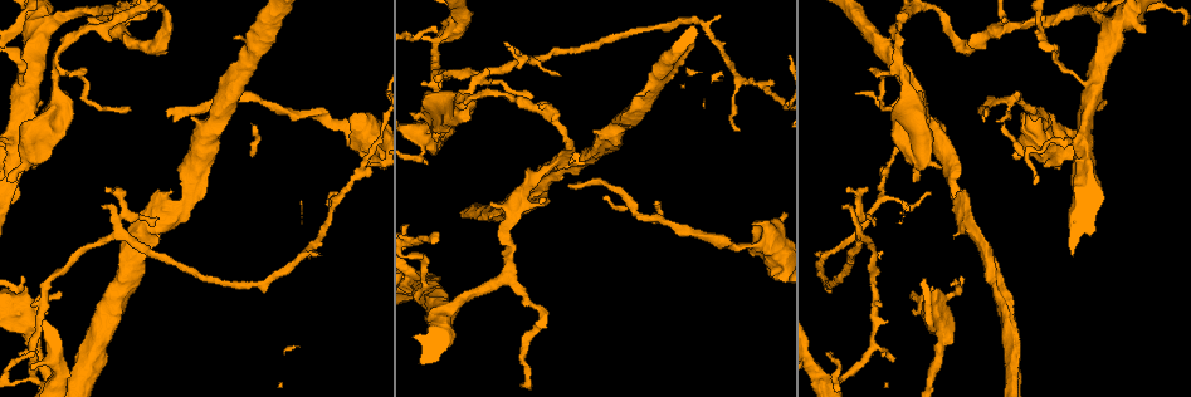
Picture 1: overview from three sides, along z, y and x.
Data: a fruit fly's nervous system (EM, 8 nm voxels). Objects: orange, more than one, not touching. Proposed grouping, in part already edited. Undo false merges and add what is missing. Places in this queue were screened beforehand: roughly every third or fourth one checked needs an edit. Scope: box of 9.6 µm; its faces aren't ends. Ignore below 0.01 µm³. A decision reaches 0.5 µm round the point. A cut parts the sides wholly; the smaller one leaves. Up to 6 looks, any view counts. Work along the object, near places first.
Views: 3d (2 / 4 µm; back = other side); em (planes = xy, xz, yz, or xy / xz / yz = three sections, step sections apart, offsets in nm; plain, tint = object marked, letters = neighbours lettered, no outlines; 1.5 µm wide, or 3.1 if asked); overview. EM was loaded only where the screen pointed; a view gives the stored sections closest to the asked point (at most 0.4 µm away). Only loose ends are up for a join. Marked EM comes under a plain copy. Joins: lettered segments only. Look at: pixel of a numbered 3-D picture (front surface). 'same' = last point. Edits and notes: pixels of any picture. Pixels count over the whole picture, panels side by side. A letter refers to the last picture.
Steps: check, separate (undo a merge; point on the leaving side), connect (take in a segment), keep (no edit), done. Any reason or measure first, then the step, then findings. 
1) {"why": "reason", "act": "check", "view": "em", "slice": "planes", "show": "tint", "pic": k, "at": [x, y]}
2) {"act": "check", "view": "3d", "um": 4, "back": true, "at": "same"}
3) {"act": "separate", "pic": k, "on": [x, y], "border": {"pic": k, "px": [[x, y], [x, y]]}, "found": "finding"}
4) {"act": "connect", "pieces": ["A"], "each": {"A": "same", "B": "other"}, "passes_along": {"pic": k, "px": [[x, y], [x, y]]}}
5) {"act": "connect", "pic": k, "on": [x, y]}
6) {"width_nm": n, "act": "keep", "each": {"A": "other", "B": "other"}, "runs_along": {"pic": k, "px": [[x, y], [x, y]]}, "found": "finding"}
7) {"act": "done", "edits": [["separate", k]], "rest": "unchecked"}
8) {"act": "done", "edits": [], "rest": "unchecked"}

{"why": "stops while still wide", "act": "check", "view": "em", "slice": "xy", "step": 8, "show": "letters", "pic": 1, "at": [438, 139]}

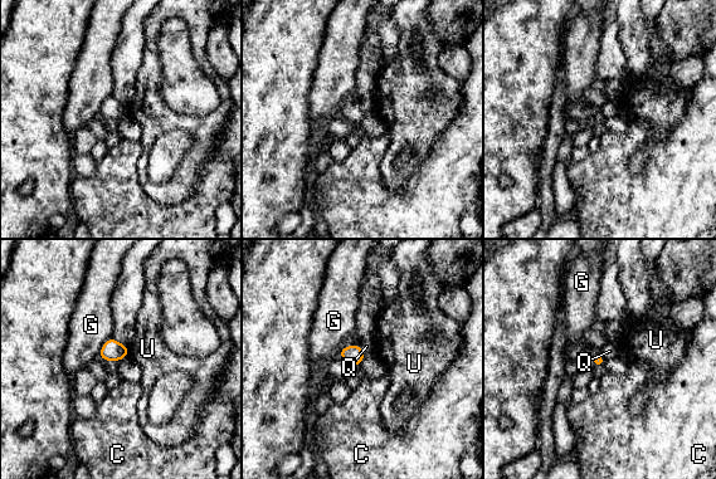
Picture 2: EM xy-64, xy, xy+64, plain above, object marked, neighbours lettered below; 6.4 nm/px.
{"act": "keep", "each": {"C": "other", "G": "other", "Q": "other", "U": "other"}, "border": {"pic": 2, "px": [[359, 343], [365, 355]]}, "found": "none of them fits"}

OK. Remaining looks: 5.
{"why": "sharp bend", "act": "check", "view": "em", "slice": "planes", "show": "letters", "pic": 1, "at": [18, 55]}

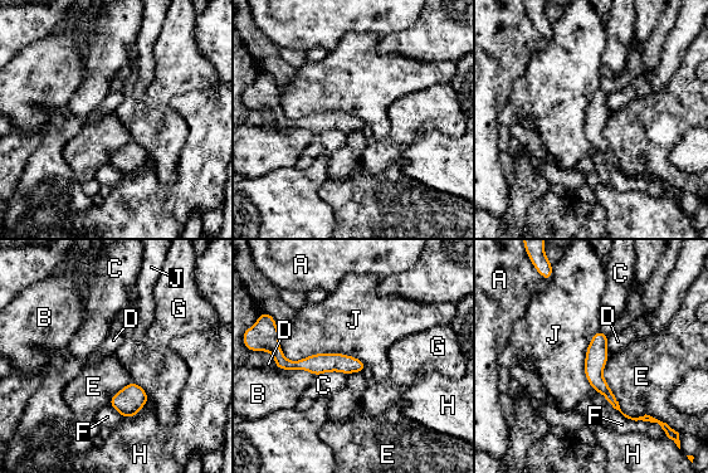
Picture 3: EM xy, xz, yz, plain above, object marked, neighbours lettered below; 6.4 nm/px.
{"width_nm": 120, "longest_contact_nm": ["J", 600], "act": "keep", "each": {"A": "other", "B": "other", "C": "other", "D": "other", "E": "other", "F": "other", "G": "other", "H": "other", "J": "other"}, "found": "one neuron here"}

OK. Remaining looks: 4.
{"why": "an open end", "act": "check", "view": "3d", "um": 4, "pic": 1, "at": [509, 95]}

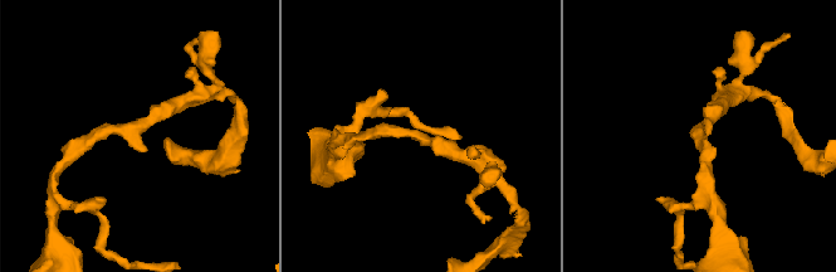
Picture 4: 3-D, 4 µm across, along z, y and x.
{"why": "need the tissue", "act": "check", "view": "em", "slice": "xz", "step": 8, "show": "letters", "pic": 4, "at": [145, 149]}

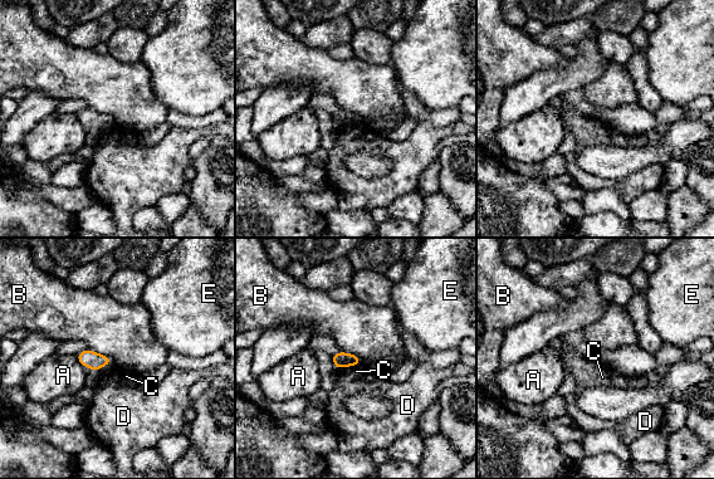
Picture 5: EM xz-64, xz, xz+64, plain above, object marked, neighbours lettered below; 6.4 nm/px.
{"act": "keep", "each": {"A": "other", "B": "other", "C": "other", "D": "other", "E": "other"}, "border": {"pic": 5, "px": [[88, 348], [108, 356], [113, 362]]}, "found": "no lettered segment goes on from it"}

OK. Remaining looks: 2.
{"act": "done", "edits": [], "rest": "unchecked"}

